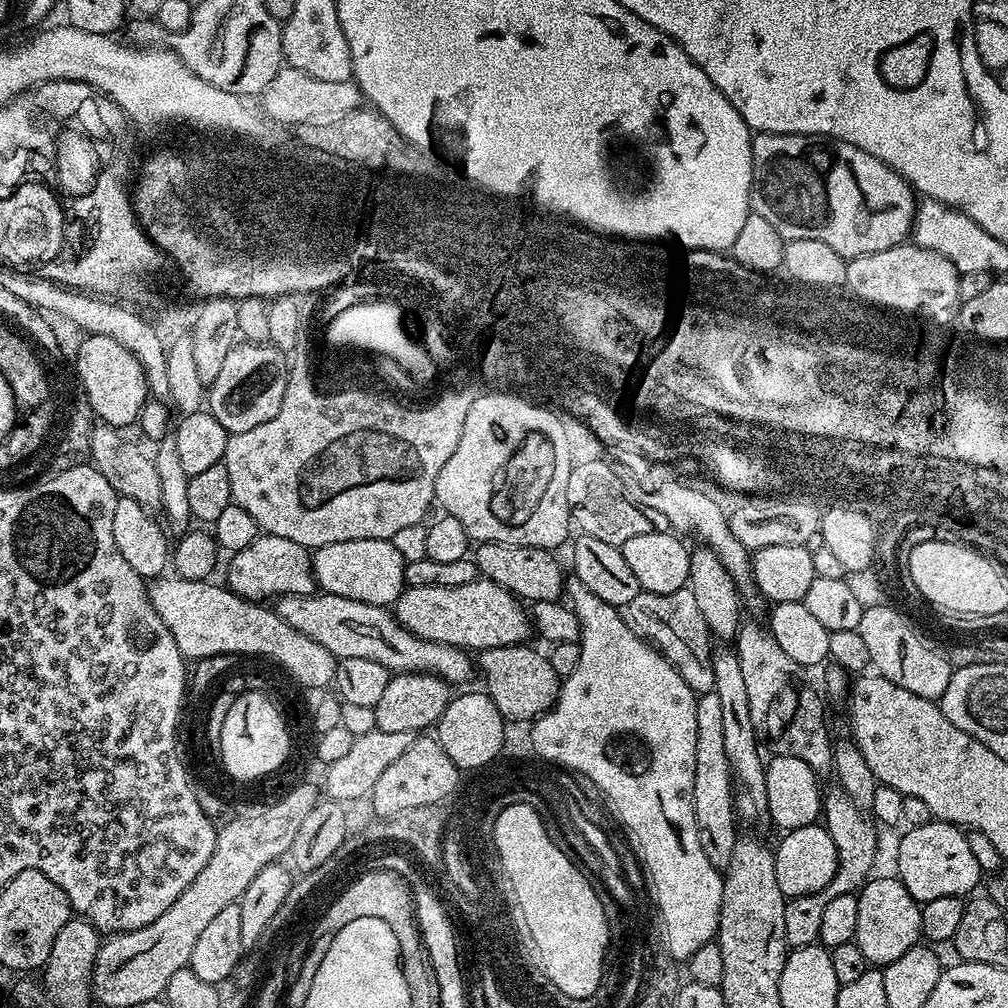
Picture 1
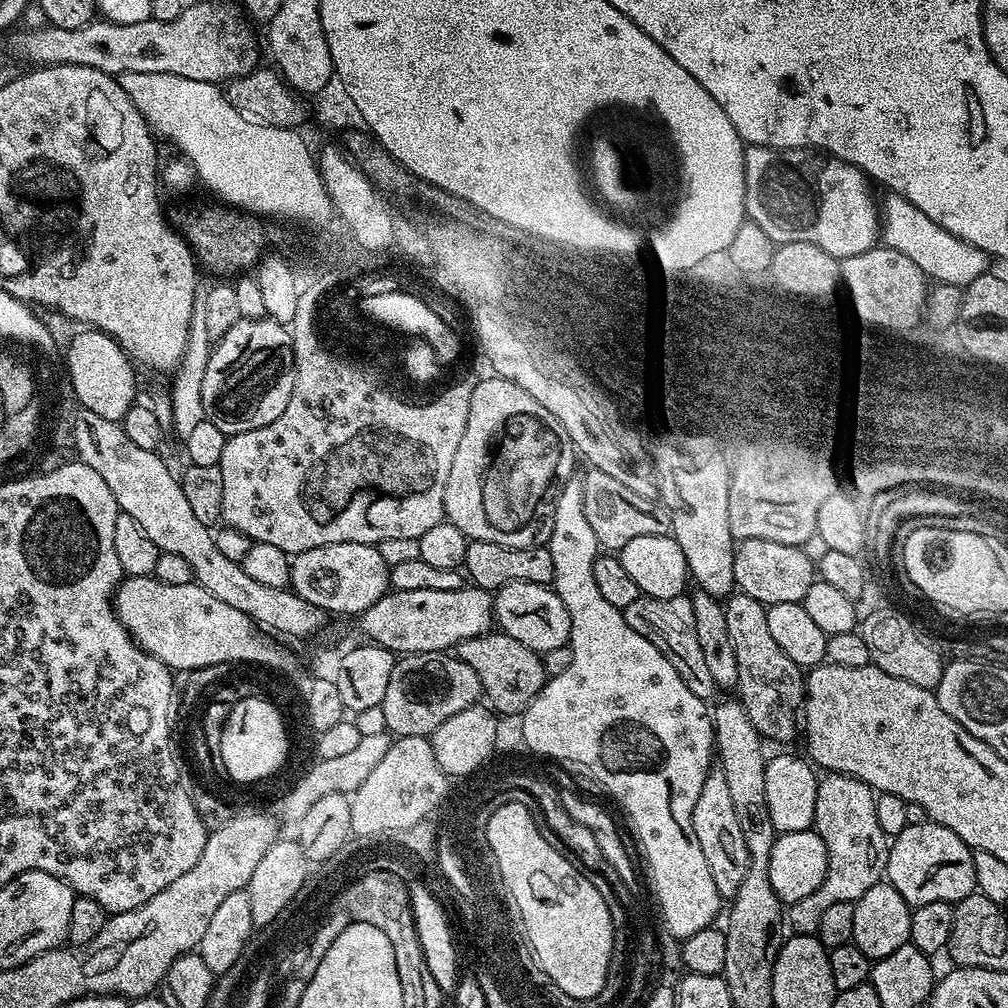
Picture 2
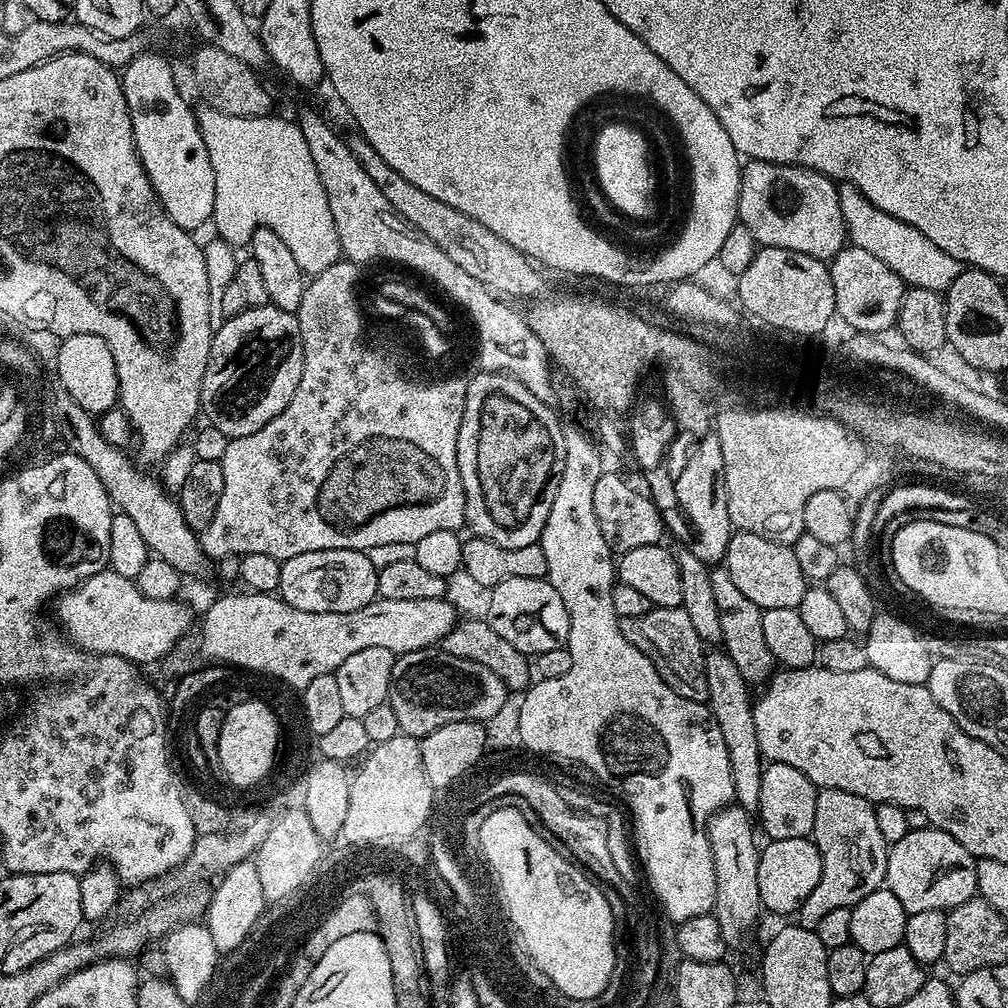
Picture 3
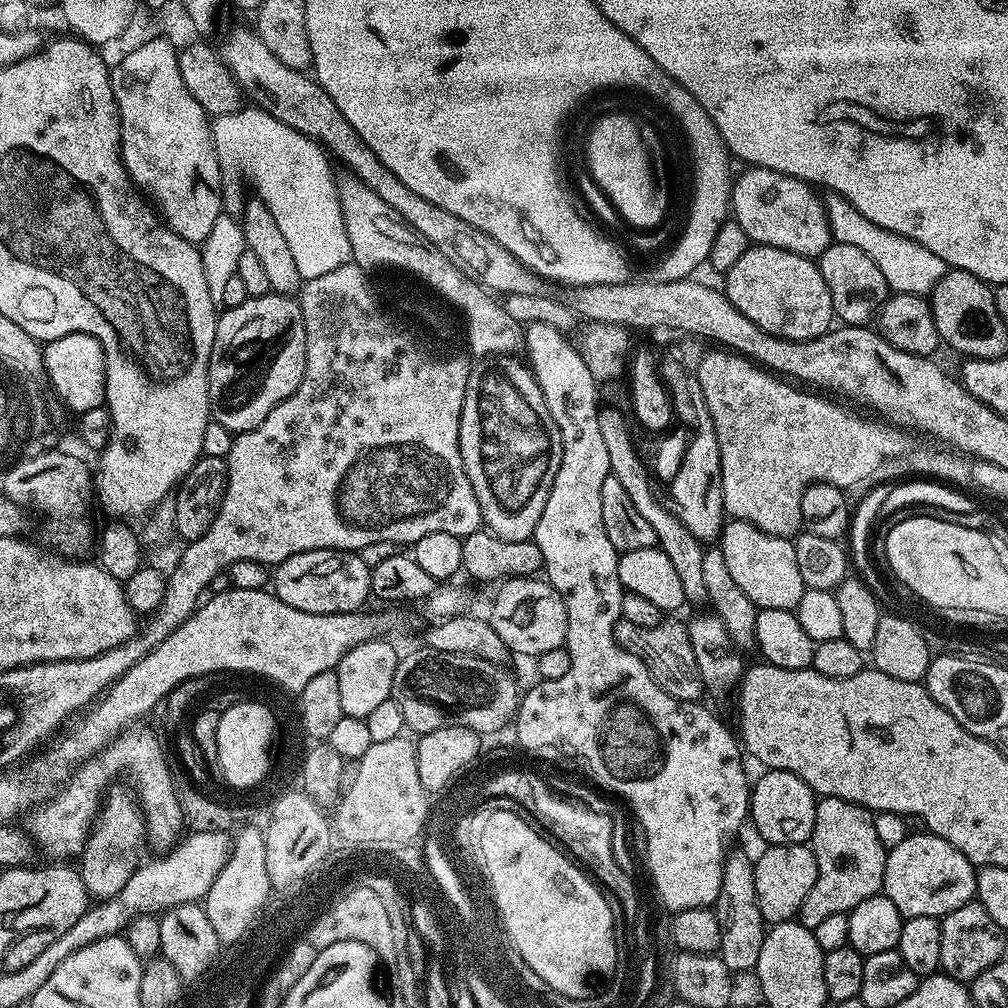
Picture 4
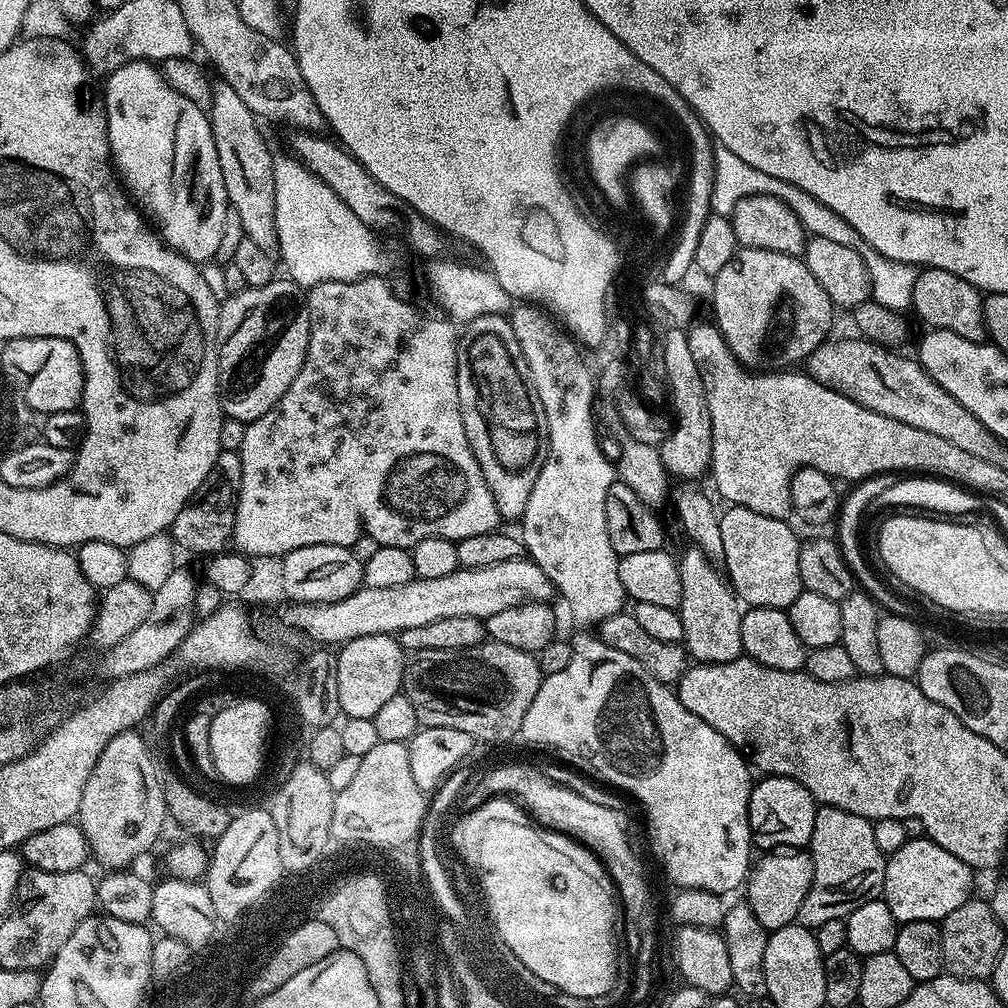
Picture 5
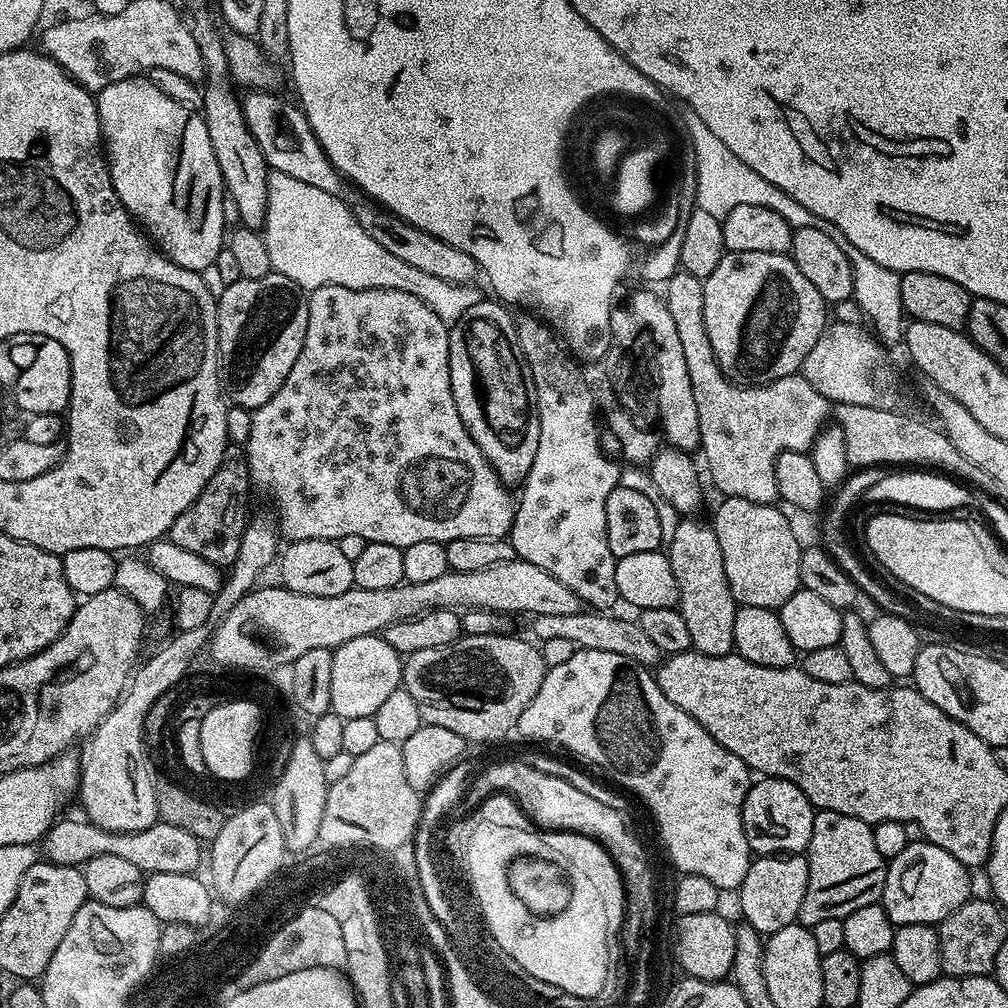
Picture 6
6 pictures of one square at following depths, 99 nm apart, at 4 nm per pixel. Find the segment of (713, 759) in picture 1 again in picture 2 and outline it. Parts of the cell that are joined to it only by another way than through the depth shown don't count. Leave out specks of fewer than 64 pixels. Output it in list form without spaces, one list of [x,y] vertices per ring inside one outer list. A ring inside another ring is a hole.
[[[719,766],[709,772],[702,794],[698,794],[698,802],[694,802],[692,821],[694,838],[698,838],[698,846],[702,846],[702,854],[706,858],[706,866],[710,866],[710,878],[714,878],[718,894],[721,898],[735,896],[738,886],[742,886],[742,878],[746,876],[748,851],[746,838],[742,838],[742,826],[738,826],[738,813],[734,810],[730,789],[726,787],[726,774],[722,774]]]

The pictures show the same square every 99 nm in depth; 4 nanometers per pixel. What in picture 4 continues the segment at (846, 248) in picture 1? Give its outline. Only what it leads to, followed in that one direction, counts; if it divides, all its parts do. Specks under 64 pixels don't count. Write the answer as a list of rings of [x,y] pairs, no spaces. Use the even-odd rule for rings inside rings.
[[[751,166],[745,167],[743,170],[745,172],[741,176],[739,173],[735,177],[732,186],[730,212],[738,226],[747,234],[749,241],[753,245],[765,244],[782,250],[790,250],[799,256],[819,258],[828,245],[833,243],[833,239],[828,219],[824,214],[824,203],[818,195],[817,189],[804,180],[790,178],[786,174],[778,174],[774,170]]]

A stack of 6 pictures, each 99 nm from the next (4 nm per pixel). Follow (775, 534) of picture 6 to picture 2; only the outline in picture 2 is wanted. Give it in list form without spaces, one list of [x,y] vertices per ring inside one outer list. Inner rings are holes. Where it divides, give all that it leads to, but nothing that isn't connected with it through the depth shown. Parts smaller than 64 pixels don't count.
[[[762,538],[741,540],[736,544],[734,554],[734,578],[739,591],[750,594],[750,598],[758,598],[765,606],[778,602],[798,604],[814,582],[814,561],[800,546],[766,542]]]

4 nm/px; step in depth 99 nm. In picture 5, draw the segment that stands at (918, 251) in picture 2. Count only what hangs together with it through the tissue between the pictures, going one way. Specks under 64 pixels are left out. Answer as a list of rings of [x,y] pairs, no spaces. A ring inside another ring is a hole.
[[[716,144],[714,148],[712,212],[731,217],[734,206],[738,206],[738,202],[742,198],[750,196],[778,198],[786,206],[790,206],[790,210],[794,210],[798,222],[802,222],[805,233],[809,237],[827,238],[829,242],[839,242],[842,246],[850,246],[850,250],[858,250],[858,254],[862,254],[862,262],[866,262],[866,270],[870,270],[871,299],[896,313],[904,314],[911,309],[914,298],[914,282],[918,271],[917,265],[891,260],[883,256],[878,250],[874,250],[874,246],[870,246],[870,242],[866,242],[862,238],[862,234],[858,234],[858,230],[854,230],[854,226],[850,226],[850,222],[846,222],[846,218],[838,218],[838,214],[834,214],[834,210],[830,210],[830,206],[824,206],[822,202],[818,202],[818,198],[806,194],[806,190],[802,190],[790,182],[782,182],[782,178],[770,178],[770,174],[756,169],[755,166],[748,165],[747,162],[742,162],[742,158],[738,158],[738,154],[734,154],[731,150],[726,150],[726,146]]]

